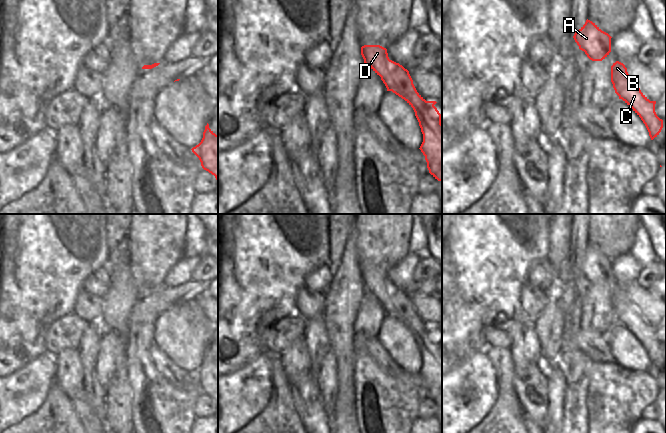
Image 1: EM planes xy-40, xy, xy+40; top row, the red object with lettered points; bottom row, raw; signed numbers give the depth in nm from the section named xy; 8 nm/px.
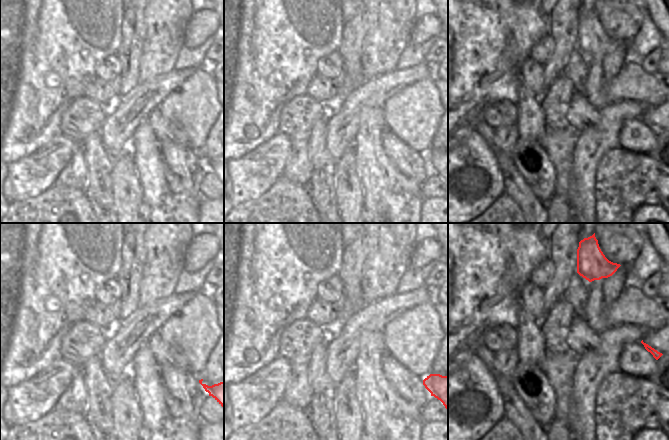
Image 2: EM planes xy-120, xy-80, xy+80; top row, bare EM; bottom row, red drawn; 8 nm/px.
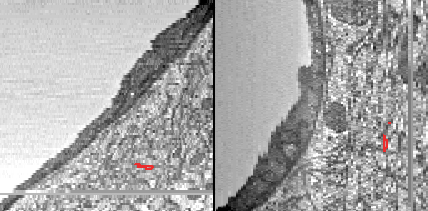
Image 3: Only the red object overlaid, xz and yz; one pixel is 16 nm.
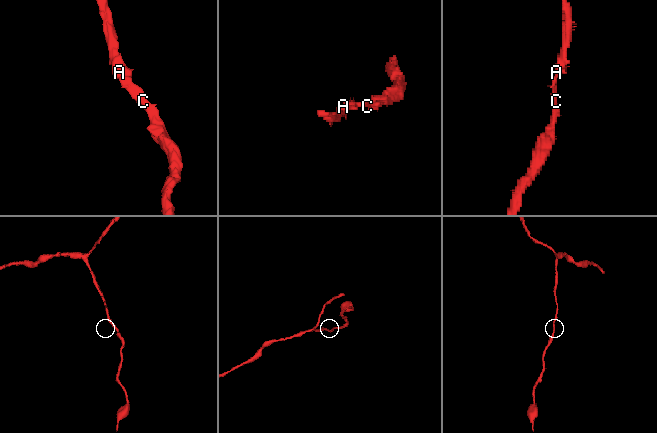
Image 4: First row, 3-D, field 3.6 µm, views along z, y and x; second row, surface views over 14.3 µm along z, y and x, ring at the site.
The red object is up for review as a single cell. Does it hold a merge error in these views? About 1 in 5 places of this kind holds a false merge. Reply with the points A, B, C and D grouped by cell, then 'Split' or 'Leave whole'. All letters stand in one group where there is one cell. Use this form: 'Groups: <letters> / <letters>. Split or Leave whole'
Groups: A B C D. Leave whole.

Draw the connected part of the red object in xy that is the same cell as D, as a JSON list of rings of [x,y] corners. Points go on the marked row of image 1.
[[[364,45],[361,55],[368,65],[392,91],[404,99],[414,110],[423,134],[420,150],[425,156],[429,173],[442,181],[442,115],[434,106],[436,101],[426,101],[416,90],[409,71],[389,59],[387,49],[380,45]]]

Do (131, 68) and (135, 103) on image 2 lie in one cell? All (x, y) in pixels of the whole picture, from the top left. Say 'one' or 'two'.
two

